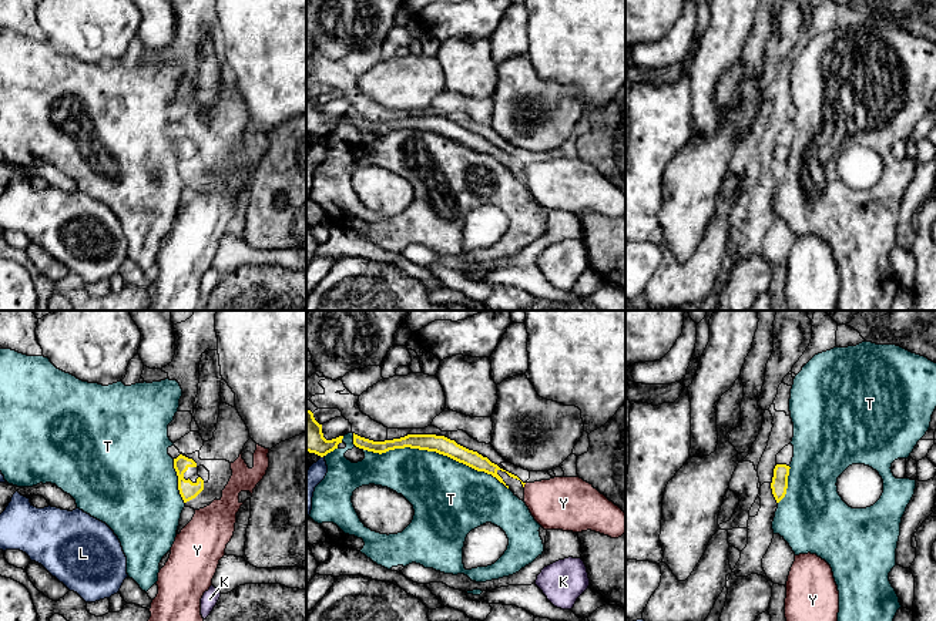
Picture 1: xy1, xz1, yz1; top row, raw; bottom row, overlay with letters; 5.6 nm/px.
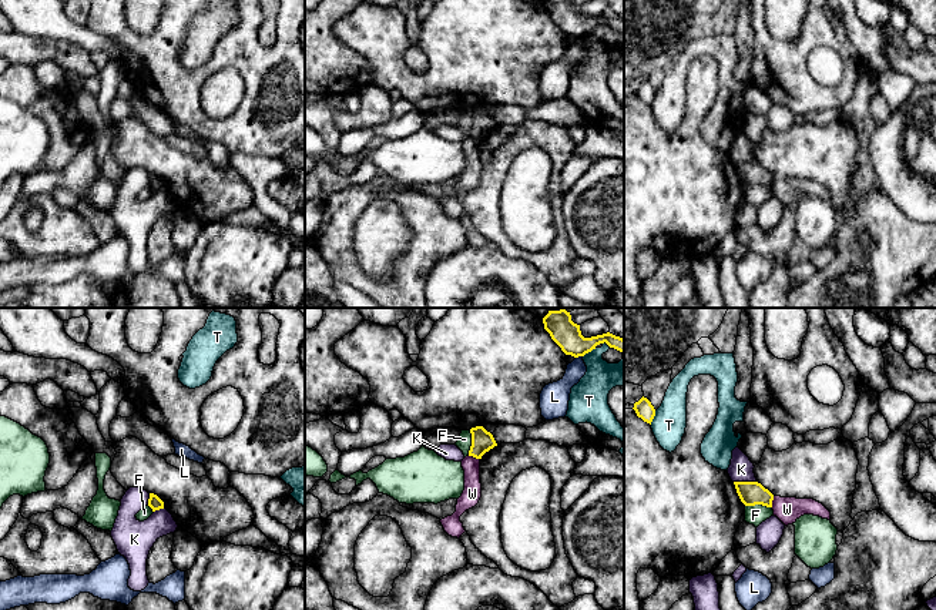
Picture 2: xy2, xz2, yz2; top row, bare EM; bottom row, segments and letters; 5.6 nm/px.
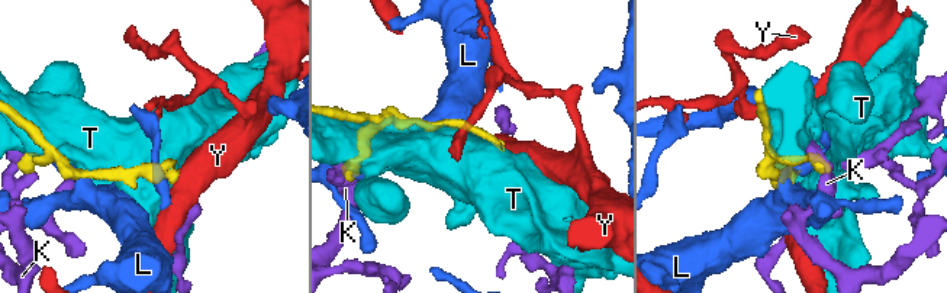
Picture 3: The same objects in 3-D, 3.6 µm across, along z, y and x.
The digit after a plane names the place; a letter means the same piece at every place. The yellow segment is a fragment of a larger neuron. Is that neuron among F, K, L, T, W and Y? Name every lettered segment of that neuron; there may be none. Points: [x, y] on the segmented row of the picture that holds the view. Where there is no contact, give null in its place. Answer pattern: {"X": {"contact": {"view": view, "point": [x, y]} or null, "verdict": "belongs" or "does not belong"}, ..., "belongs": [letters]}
{"F": {"contact": {"view": "xz2", "point": [472, 442]}, "verdict": "does not belong"}, "K": {"contact": {"view": "yz2", "point": [745, 482]}, "verdict": "does not belong"}, "L": {"contact": {"view": "xz2", "point": [579, 355]}, "verdict": "does not belong"}, "T": {"contact": {"view": "xz1", "point": [426, 449]}, "verdict": "does not belong"}, "W": {"contact": {"view": "xz2", "point": [475, 456]}, "verdict": "does not belong"}, "Y": {"contact": {"view": "xz1", "point": [524, 483]}, "verdict": "does not belong"}, "belongs": []}

